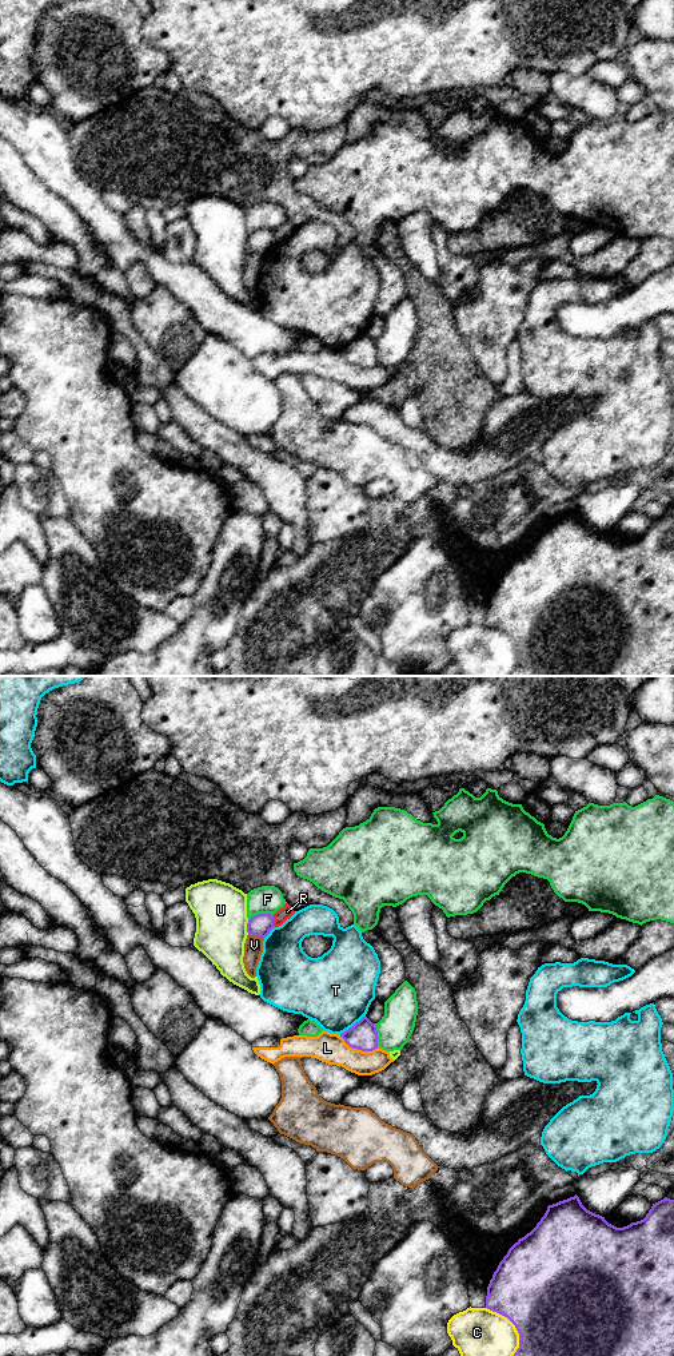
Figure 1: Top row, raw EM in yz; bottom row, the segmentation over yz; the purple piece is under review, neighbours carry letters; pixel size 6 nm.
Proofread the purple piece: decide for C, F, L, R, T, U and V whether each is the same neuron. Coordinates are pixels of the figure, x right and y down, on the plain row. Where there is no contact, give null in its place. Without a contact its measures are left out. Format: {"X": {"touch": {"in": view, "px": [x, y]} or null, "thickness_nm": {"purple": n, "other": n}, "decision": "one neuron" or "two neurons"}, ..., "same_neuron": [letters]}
{"C": {"touch": {"in": "yz", "px": [515, 643]}, "thickness_nm": {"purple": 500, "other": 360}, "decision": "two neurons"}, "F": {"touch": {"in": "yz", "px": [260, 230]}, "thickness_nm": {"purple": 140, "other": 180}, "decision": "two neurons"}, "L": {"touch": {"in": "yz", "px": [359, 365]}, "thickness_nm": {"purple": 170, "other": 180}, "decision": "two neurons"}, "R": {"touch": {"in": "yz", "px": [272, 237]}, "thickness_nm": {"purple": 140, "other": 80}, "decision": "two neurons"}, "T": {"touch": {"in": "yz", "px": [353, 342]}, "thickness_nm": {"purple": 170, "other": 440}, "decision": "two neurons"}, "U": {"touch": {"in": "yz", "px": [247, 242]}, "thickness_nm": {"purple": 140, "other": 320}, "decision": "two neurons"}, "V": {"touch": {"in": "yz", "px": [256, 251]}, "thickness_nm": {"purple": 140, "other": 110}, "decision": "two neurons"}, "same_neuron": []}

